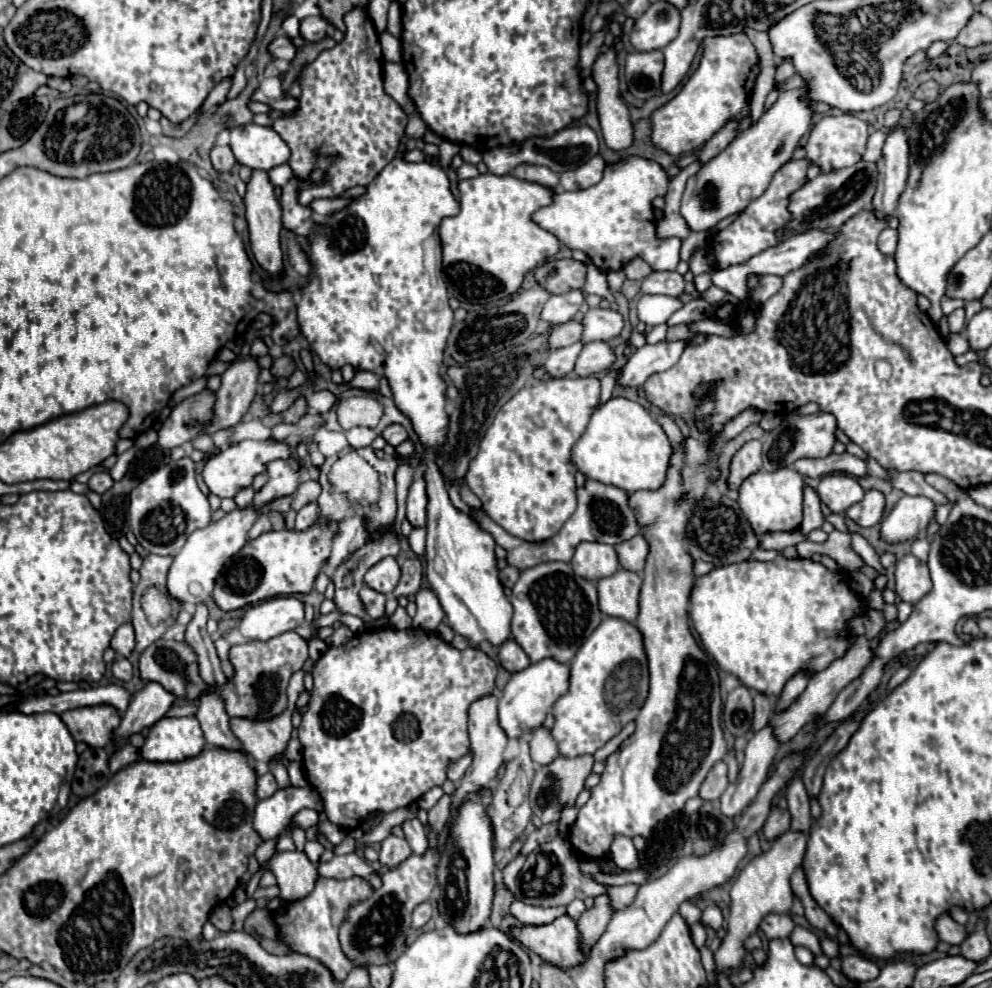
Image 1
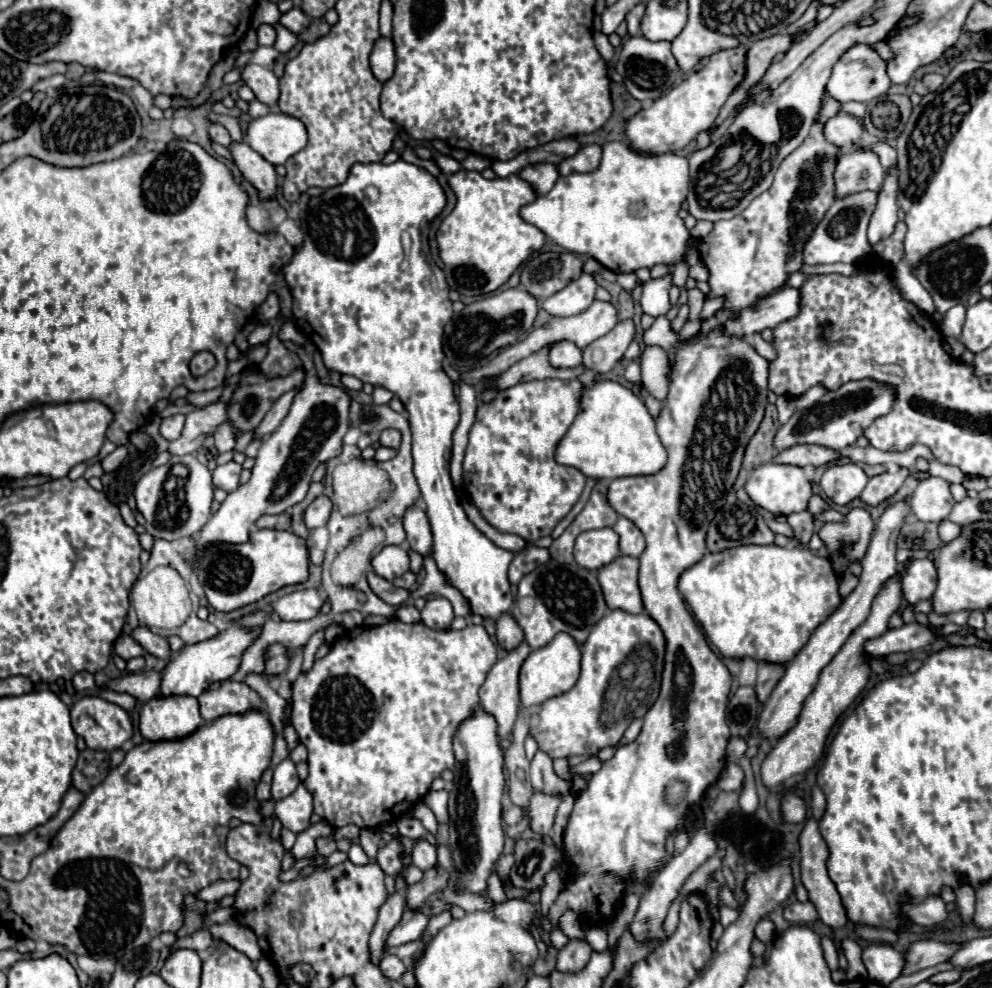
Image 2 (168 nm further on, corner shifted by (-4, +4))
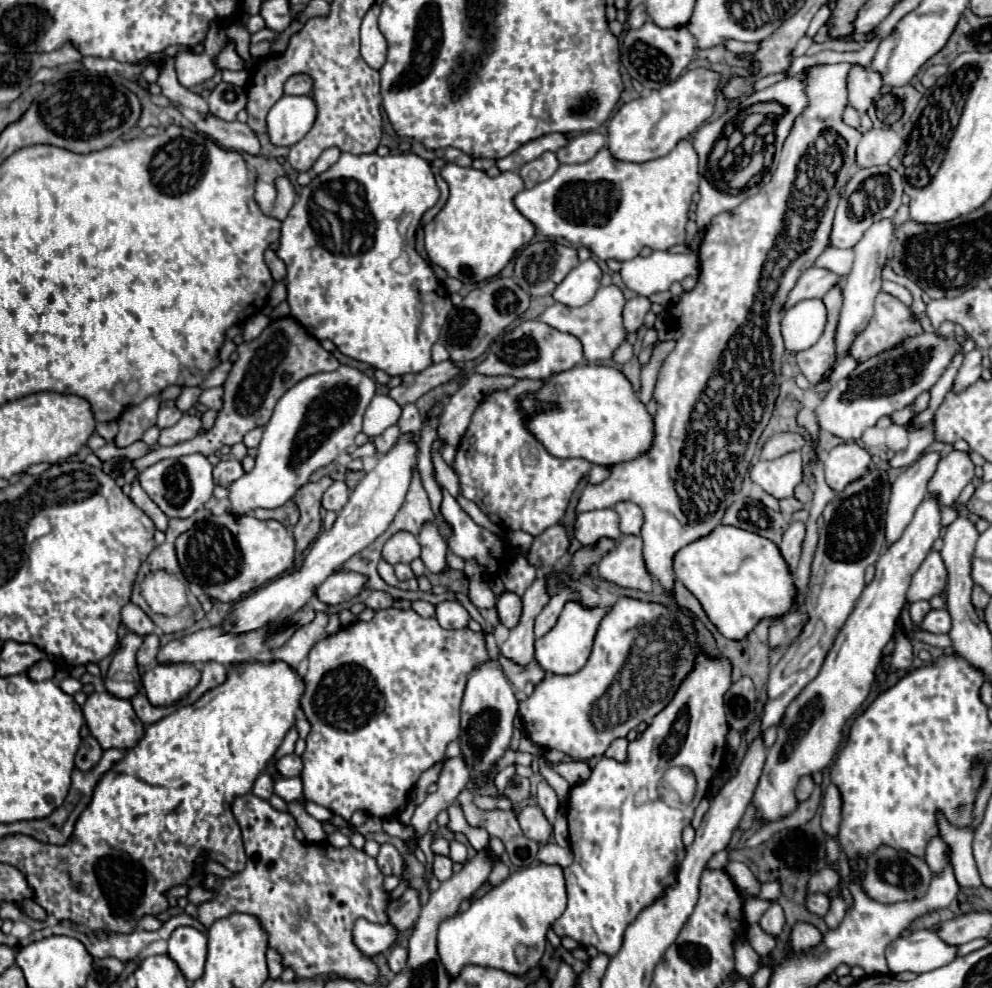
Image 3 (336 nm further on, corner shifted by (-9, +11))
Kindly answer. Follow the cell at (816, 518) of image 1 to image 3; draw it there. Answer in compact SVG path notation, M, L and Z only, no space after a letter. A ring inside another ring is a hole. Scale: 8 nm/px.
M793 521L785 535L783 535L783 541L779 545L785 561L789 563L791 571L797 569L797 563L799 563L799 557L801 557L801 549L803 549L803 541L805 541L805 523L803 521Z

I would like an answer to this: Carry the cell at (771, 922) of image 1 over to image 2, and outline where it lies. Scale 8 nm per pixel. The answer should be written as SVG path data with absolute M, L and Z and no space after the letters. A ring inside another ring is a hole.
M810 900L808 902L794 902L784 908L784 918L790 920L792 924L808 924L808 922L818 920L818 912Z

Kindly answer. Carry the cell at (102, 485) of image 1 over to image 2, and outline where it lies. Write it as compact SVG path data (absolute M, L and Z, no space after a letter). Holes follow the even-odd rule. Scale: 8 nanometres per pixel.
M116 446L116 450L110 452L110 454L102 460L102 468L104 468L106 472L114 472L114 470L122 464L122 460L126 458L126 454L128 454L128 448L126 448L126 446Z

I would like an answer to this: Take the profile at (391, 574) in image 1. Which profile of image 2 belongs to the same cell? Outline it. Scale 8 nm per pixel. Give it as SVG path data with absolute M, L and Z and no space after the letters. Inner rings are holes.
M384 546L374 558L372 568L376 574L380 574L386 580L394 580L396 576L402 576L410 568L410 556L404 546Z

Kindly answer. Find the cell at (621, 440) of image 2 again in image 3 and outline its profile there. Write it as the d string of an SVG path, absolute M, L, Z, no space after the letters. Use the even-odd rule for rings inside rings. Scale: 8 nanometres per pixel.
M593 363L575 365L573 369L553 375L545 381L547 381L545 387L535 397L541 401L559 399L559 409L535 413L527 421L527 427L545 445L545 449L553 457L561 457L561 459L583 457L589 463L613 467L613 465L619 465L621 461L633 461L633 459L641 457L641 453L647 453L649 445L653 445L653 415L639 401L637 393L633 391L631 383L627 381L627 377L621 371L617 371L615 367L593 365Z

